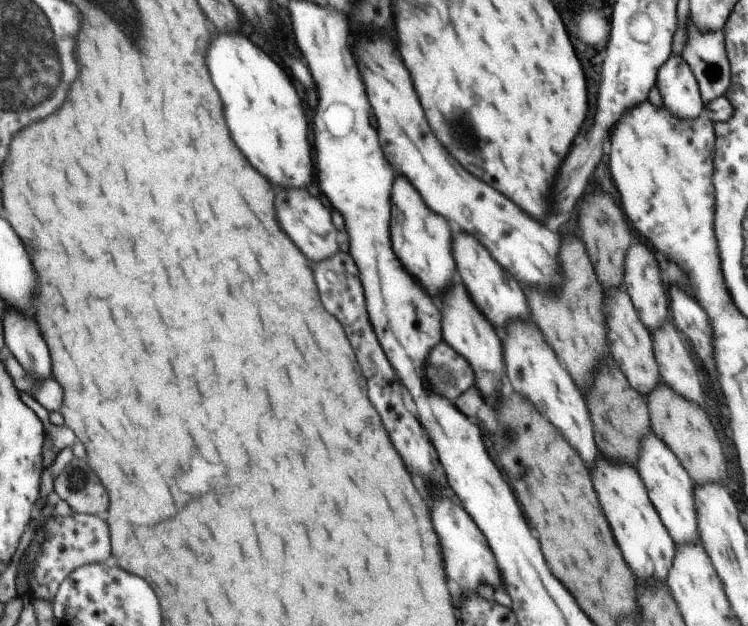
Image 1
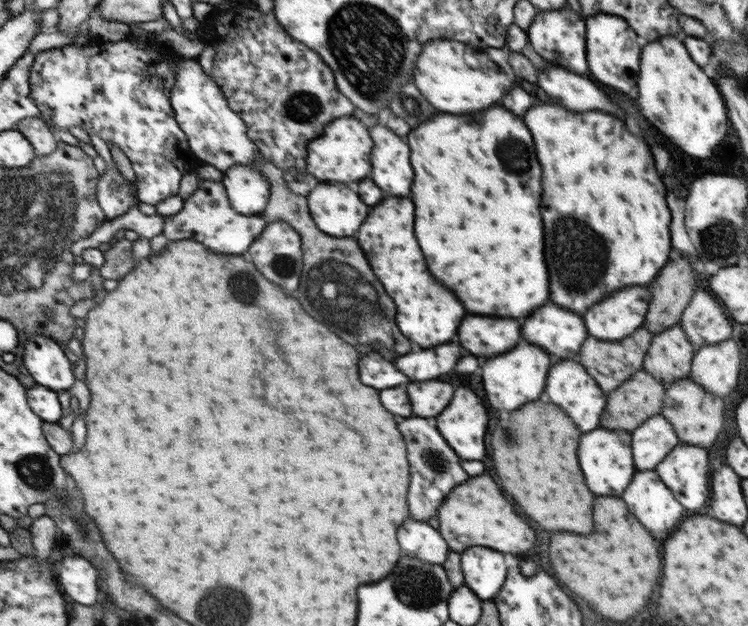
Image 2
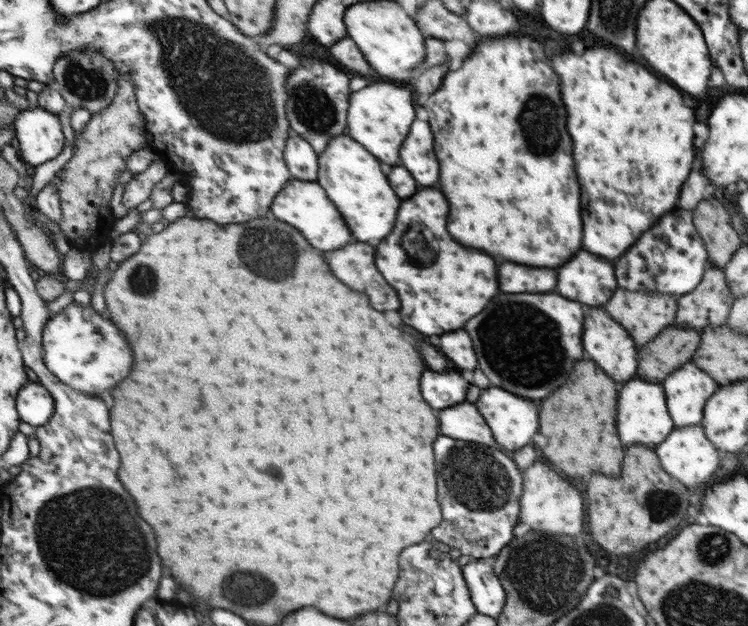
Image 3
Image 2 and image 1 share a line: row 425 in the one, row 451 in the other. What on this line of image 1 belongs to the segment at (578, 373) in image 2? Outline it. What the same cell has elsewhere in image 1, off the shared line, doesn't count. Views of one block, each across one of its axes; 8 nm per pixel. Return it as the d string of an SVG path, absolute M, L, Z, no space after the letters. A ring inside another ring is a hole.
M515 322L502 330L503 356L505 357L506 375L514 390L514 394L525 396L555 426L571 444L575 444L575 450L579 452L581 460L587 460L587 464L593 466L597 454L593 444L594 428L591 428L591 421L583 398L575 388L575 381L571 380L563 364L555 358L554 350L547 342L543 334L533 324Z

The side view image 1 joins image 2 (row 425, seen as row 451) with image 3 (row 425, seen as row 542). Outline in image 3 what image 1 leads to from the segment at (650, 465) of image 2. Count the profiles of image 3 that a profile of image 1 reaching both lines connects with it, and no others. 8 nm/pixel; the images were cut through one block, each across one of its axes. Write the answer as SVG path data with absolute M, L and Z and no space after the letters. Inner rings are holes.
M692 362L670 372L661 383L667 388L666 404L671 404L674 428L699 425L705 404L718 388L716 382Z

